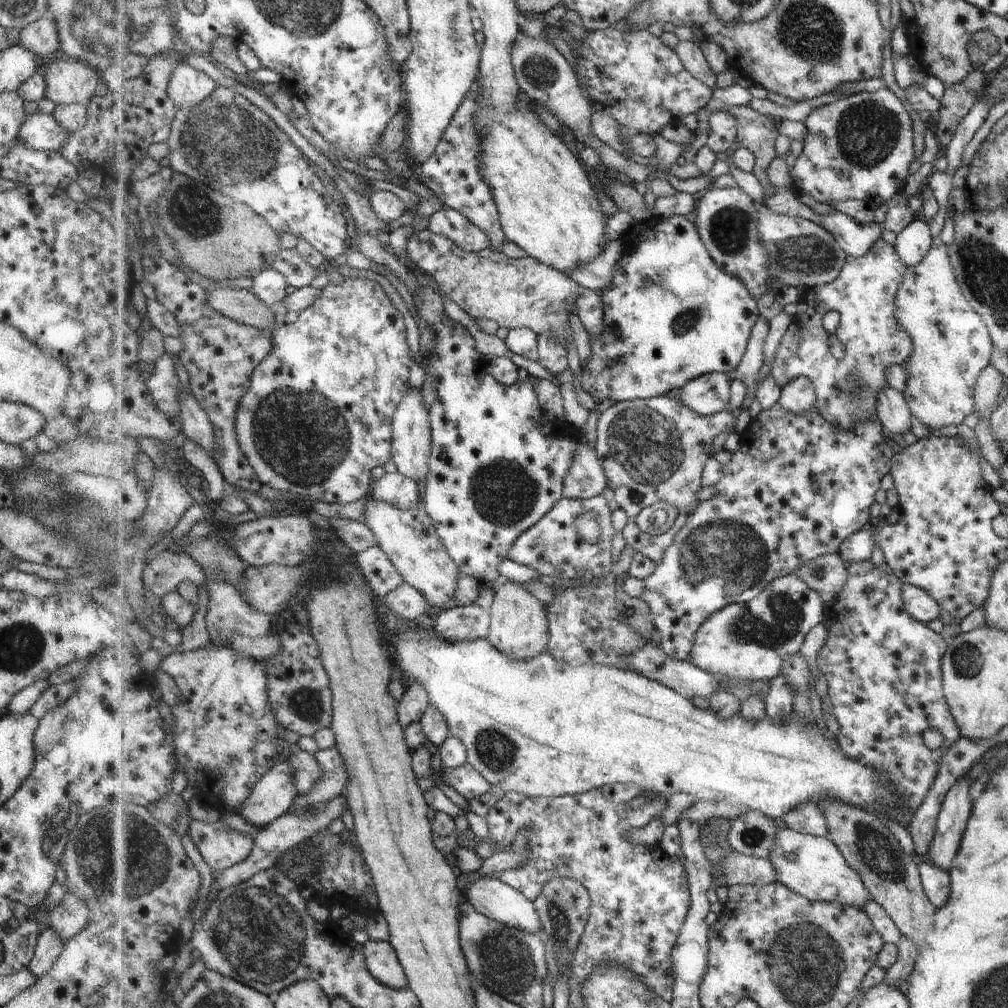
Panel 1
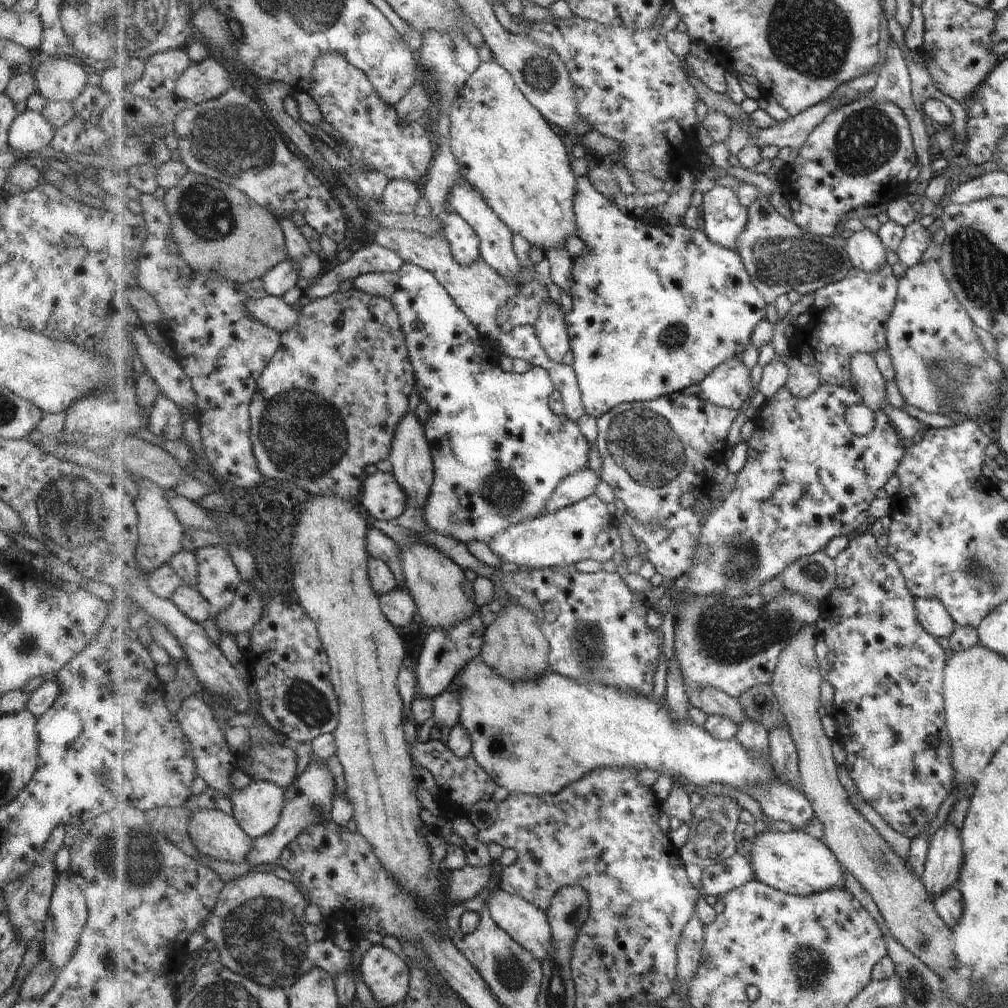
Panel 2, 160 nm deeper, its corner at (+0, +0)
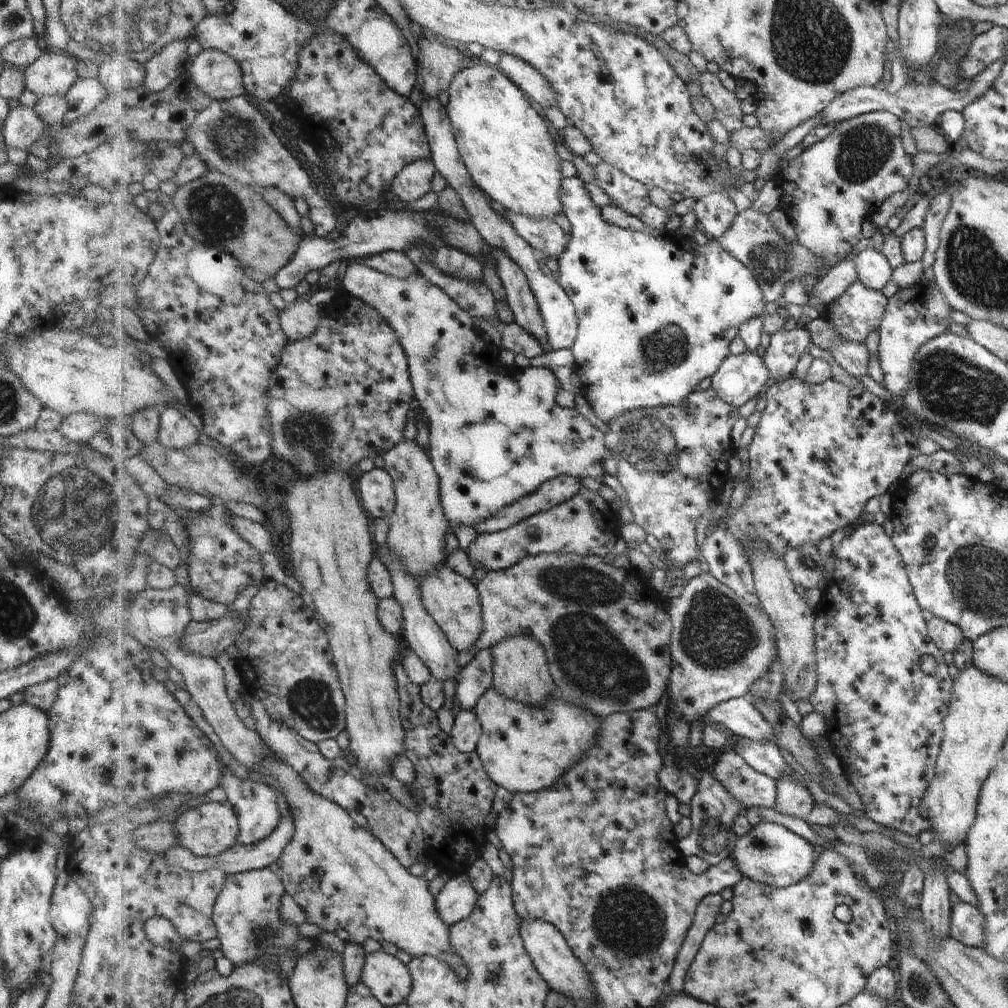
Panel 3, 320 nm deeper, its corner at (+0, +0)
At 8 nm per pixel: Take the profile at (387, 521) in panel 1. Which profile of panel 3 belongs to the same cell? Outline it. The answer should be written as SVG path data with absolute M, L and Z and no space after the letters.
M443 563L438 566L435 573L428 575L419 583L419 588L427 612L447 635L450 643L459 652L469 652L473 646L477 646L483 634L484 623L482 596L477 582L470 581Z

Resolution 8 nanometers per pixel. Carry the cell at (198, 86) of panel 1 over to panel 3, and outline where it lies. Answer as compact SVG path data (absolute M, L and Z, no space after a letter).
M204 48L193 59L187 77L191 86L197 85L208 94L210 101L231 100L248 92L241 65L222 49Z

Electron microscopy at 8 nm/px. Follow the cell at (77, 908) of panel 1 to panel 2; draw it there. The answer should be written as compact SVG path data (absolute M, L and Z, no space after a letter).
M65 871L59 872L55 878L50 903L48 904L44 920L44 940L40 951L43 958L47 959L58 972L71 958L87 915L88 912L83 893L74 882L69 880Z

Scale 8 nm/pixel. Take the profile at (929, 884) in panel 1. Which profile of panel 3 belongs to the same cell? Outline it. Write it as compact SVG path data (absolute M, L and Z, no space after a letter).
M959 901L950 912L950 937L975 948L983 946L983 915L968 903Z

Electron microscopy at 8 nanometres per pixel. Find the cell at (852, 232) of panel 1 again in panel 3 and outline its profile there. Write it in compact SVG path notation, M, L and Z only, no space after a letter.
M874 247L864 249L856 256L860 281L868 288L881 292L893 280L893 267L882 252Z

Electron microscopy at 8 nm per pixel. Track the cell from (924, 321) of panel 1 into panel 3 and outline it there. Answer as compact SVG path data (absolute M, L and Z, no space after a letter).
M921 279L910 288L898 289L887 304L886 314L880 326L879 363L884 374L887 392L903 397L909 387L910 364L918 347L927 340L945 332L951 319L950 306L932 281Z

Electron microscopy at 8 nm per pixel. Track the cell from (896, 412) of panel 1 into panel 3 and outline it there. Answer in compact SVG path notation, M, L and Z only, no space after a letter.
M821 316L805 325L813 344L828 350L836 362L854 376L869 374L869 350L865 342L857 342L842 337L842 334Z

